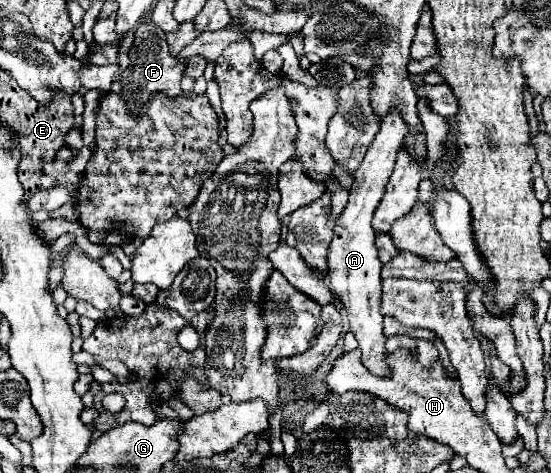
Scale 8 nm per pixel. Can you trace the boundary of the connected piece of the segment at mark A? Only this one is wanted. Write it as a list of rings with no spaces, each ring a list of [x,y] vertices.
[[[392,109],[386,115],[386,119],[382,121],[380,131],[374,137],[372,145],[368,147],[362,165],[354,173],[354,183],[350,187],[350,201],[334,227],[334,239],[330,243],[330,255],[328,255],[328,277],[330,277],[334,293],[342,301],[342,307],[348,315],[350,331],[354,333],[356,341],[360,343],[362,363],[366,365],[366,369],[370,369],[370,373],[374,373],[378,377],[390,375],[390,367],[384,361],[388,351],[384,347],[384,341],[386,341],[386,337],[382,335],[382,319],[384,317],[380,313],[380,289],[382,289],[380,267],[382,267],[382,263],[380,263],[378,251],[374,247],[376,233],[372,229],[372,215],[384,195],[390,173],[394,169],[396,155],[400,151],[400,145],[402,145],[402,139],[406,133],[408,133],[406,123],[402,121],[400,113],[396,109]]]

